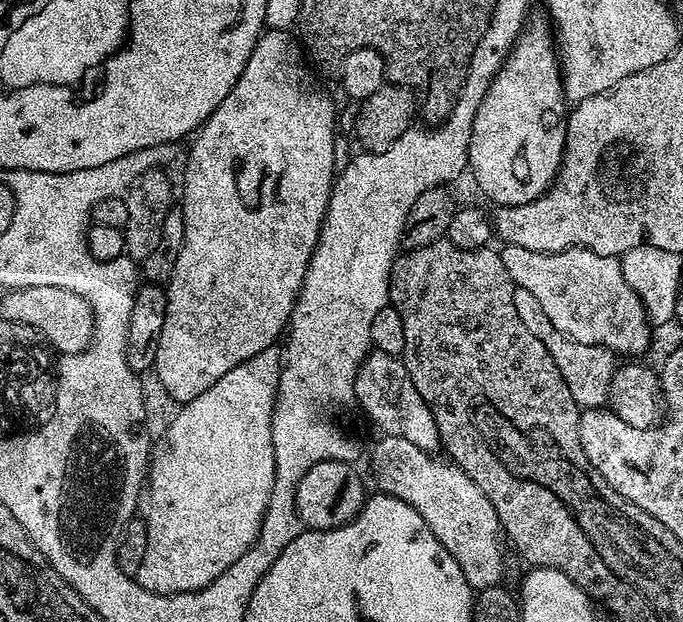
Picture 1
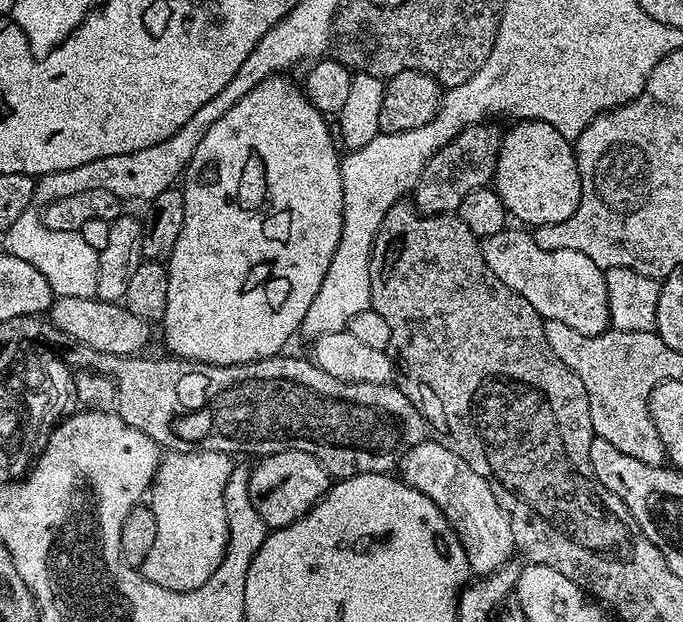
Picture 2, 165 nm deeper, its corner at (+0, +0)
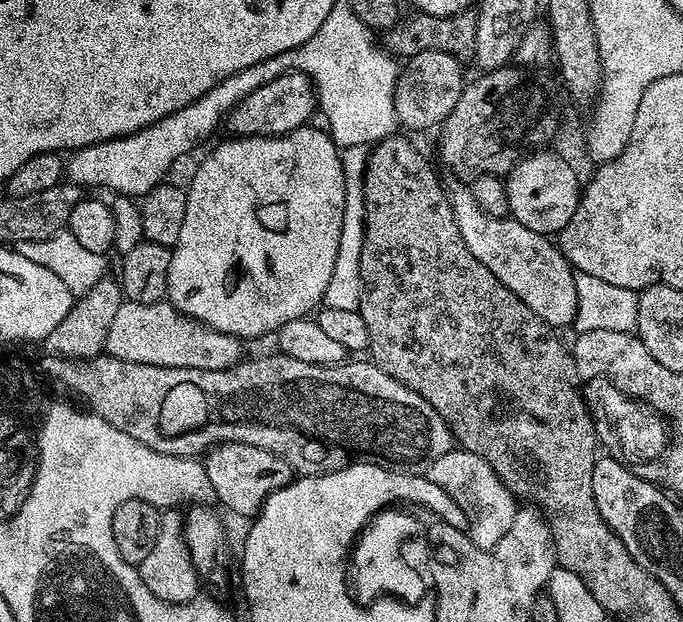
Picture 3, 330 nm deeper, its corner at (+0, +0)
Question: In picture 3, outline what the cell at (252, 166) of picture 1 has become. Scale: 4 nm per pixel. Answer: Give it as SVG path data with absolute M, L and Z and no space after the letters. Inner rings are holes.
M305 126L287 132L285 136L242 136L239 138L227 138L200 165L196 168L196 173L192 176L192 181L186 184L188 197L186 198L186 222L182 222L182 234L178 234L178 242L176 247L171 249L172 257L170 258L170 270L168 271L168 295L167 303L170 303L179 310L184 316L189 316L195 320L201 320L207 328L218 330L222 334L230 334L231 336L239 336L241 341L248 342L255 336L264 336L275 334L280 331L282 326L286 326L286 322L294 322L295 320L305 319L309 314L315 313L321 307L324 295L326 294L326 285L330 283L330 274L334 274L334 258L338 258L338 238L342 234L342 210L344 209L344 171L342 170L342 162L340 161L341 149L336 147L336 143L332 140L331 135L327 131L319 132L313 126Z

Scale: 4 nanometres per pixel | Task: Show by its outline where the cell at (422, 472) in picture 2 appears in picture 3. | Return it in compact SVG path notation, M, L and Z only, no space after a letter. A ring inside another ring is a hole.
M454 446L438 458L438 462L430 465L426 473L434 486L442 486L458 506L462 506L462 514L466 514L468 526L466 534L476 543L477 548L492 548L502 539L502 534L510 530L514 522L514 514L518 507L517 497L494 474L490 462L478 454L465 448Z

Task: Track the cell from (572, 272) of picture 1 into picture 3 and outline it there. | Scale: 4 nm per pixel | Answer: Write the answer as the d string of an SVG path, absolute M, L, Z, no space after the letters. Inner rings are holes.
M456 182L453 188L447 189L447 194L450 206L454 210L454 222L458 222L458 234L462 234L462 242L466 242L470 254L474 254L474 258L478 258L478 262L482 262L482 266L486 266L486 270L490 270L490 274L494 274L494 278L498 278L498 282L506 286L506 290L510 290L522 302L526 302L526 306L530 306L530 310L534 310L538 318L542 318L557 330L563 329L563 324L571 325L576 319L578 306L576 275L572 265L560 253L559 247L549 237L534 230L526 230L522 222L508 216L486 214L486 210L482 210L482 206L474 202L474 194L467 183Z

